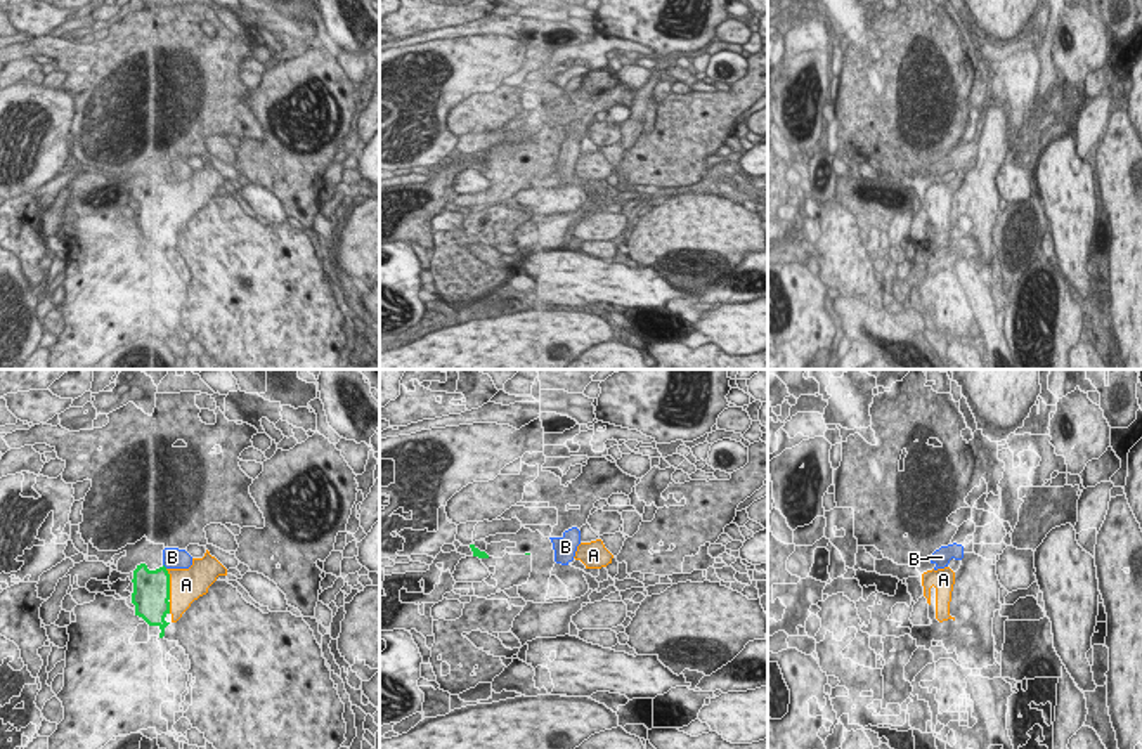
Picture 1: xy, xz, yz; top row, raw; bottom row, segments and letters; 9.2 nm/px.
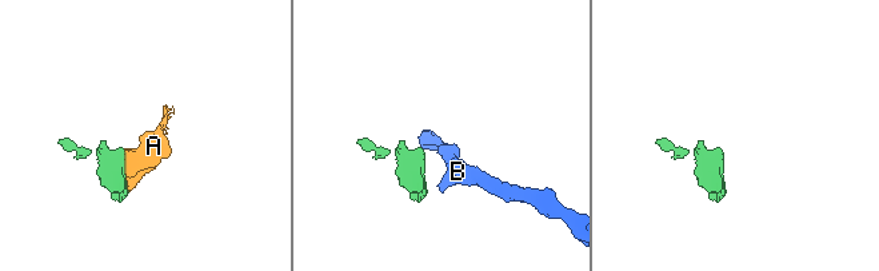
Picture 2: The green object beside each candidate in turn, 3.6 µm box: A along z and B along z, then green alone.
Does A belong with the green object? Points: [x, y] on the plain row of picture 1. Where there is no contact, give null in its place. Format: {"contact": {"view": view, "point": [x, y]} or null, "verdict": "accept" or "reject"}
{"contact": {"view": "xy", "point": [168, 196]}, "verdict": "accept"}

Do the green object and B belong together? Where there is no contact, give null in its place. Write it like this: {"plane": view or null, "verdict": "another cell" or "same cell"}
{"plane": null, "verdict": "another cell"}

